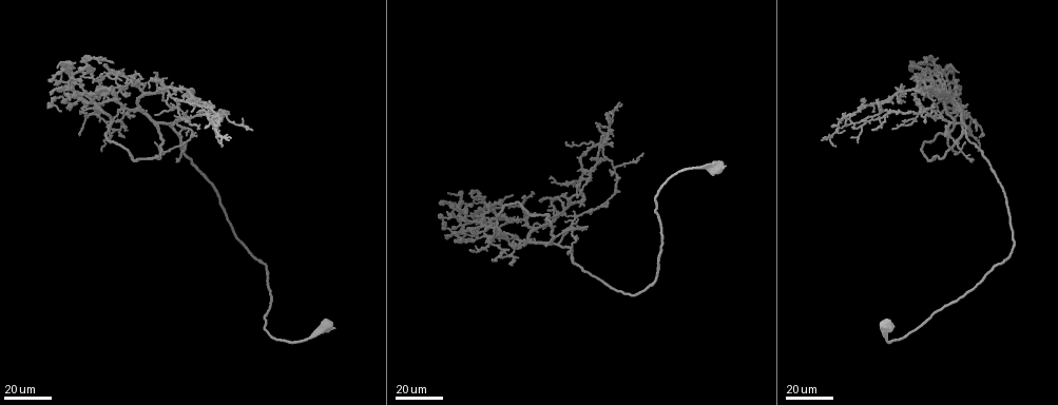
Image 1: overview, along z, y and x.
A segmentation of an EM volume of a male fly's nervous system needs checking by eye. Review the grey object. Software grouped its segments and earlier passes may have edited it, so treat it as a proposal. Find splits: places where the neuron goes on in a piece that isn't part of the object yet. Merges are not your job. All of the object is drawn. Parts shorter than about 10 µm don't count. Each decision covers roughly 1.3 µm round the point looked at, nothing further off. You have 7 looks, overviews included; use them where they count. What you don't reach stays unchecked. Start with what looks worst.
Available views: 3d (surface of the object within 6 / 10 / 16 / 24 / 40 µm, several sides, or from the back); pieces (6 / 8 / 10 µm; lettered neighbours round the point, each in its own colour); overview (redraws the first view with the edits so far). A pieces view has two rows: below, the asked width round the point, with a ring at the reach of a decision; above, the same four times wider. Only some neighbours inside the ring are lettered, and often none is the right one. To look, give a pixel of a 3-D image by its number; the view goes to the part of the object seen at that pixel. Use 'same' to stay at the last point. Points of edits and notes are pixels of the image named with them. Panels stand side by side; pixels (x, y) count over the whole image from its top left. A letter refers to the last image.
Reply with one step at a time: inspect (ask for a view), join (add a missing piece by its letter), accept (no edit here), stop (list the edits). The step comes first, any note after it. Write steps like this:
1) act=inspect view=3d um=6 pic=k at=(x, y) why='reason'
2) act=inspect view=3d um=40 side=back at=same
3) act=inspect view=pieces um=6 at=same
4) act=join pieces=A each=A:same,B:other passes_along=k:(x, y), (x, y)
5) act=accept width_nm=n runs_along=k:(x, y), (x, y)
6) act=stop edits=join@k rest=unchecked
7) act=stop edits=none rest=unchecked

act=inspect view=3d um=40 pic=1 at=(80, 133) why='an open end'

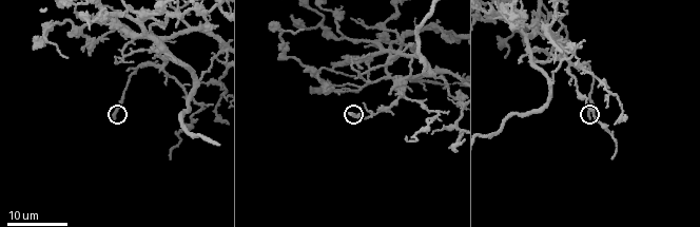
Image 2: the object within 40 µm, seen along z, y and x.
act=inspect view=pieces um=10 pic=2 at=(113, 120)

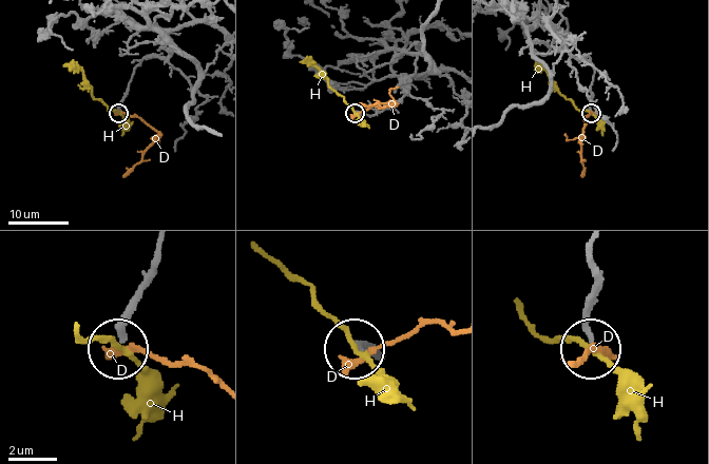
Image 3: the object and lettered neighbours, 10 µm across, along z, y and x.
act=accept each=D:other,H:other found='no lettered piece goes on from it'

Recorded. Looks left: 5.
act=inspect view=3d um=40 pic=1 at=(925, 62) why='end of a long branch'

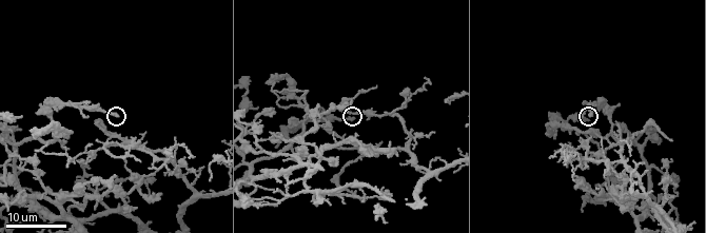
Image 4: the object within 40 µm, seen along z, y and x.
act=inspect view=pieces um=6 pic=4 at=(353, 118) why='what lies round it'

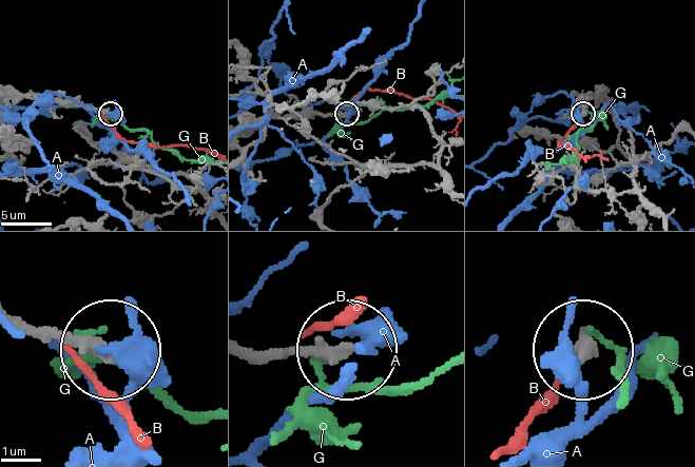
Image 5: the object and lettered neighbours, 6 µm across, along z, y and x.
act=accept each=A:other,B:other,G:other runs_along=5:(17, 320), (103, 342) found='none of them fits'

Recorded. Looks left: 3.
act=inspect view=3d um=16 pic=4 at=(95, 125) why='an open end'

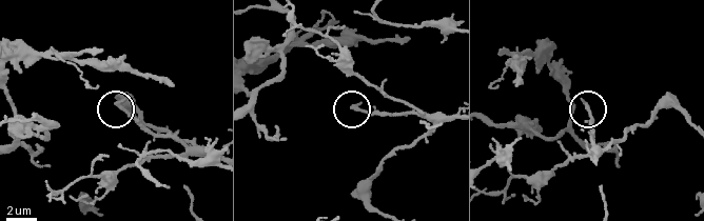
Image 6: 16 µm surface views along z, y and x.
act=inspect view=pieces um=8 pic=6 at=(353, 107)

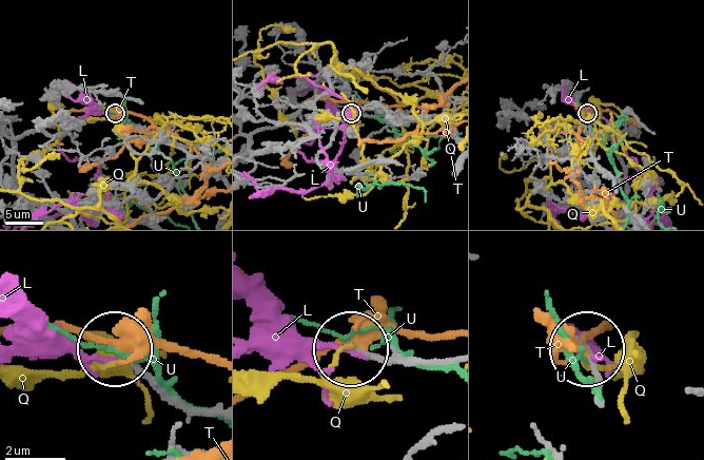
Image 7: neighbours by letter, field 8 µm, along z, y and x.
act=accept each=L:other,Q:other,T:other,U:other runs_along=7:(212, 413), (182, 410), (116, 355) found='no lettered piece goes on from it'

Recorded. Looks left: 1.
act=stop edits=none rest=unchecked

